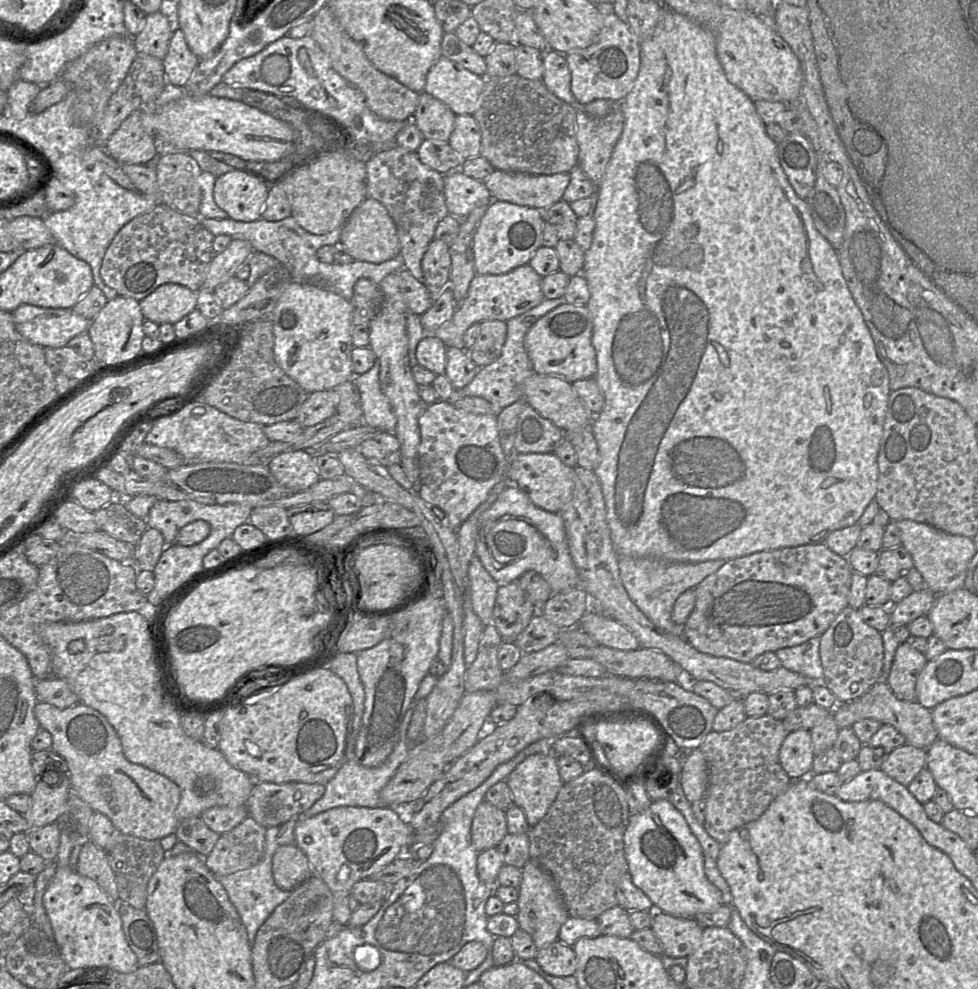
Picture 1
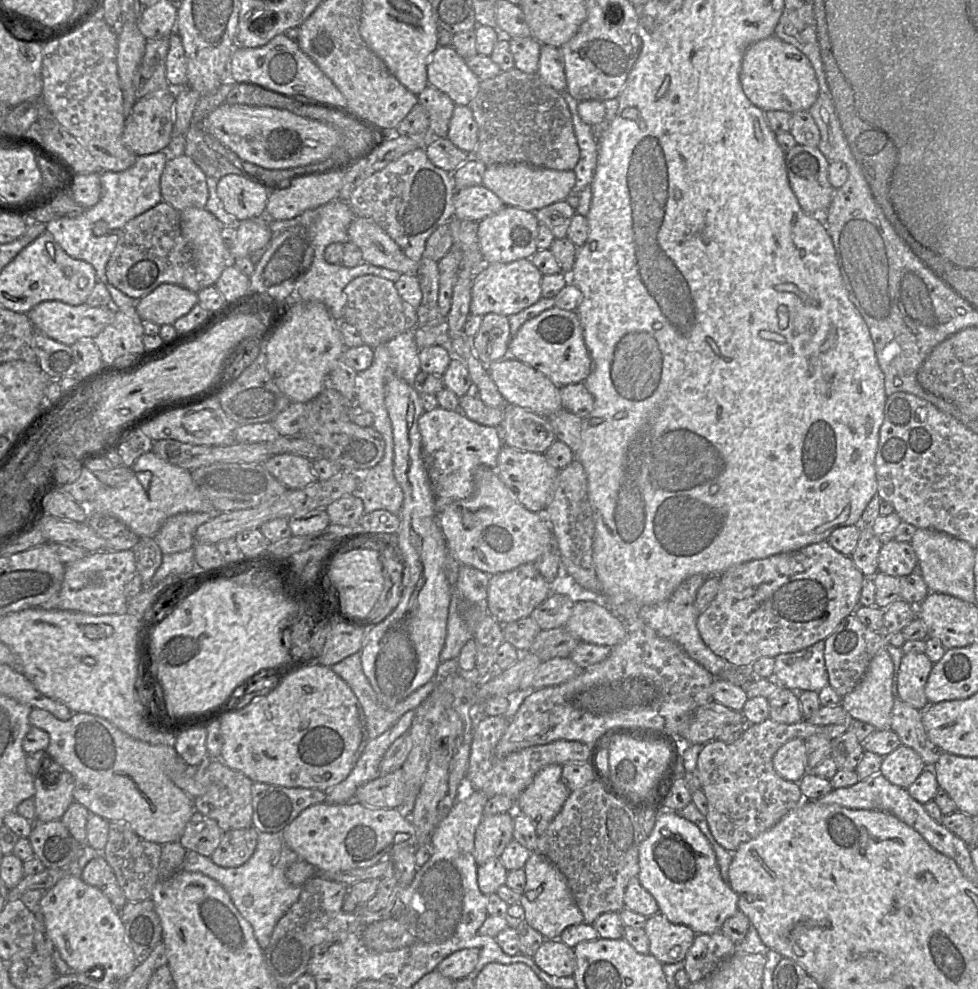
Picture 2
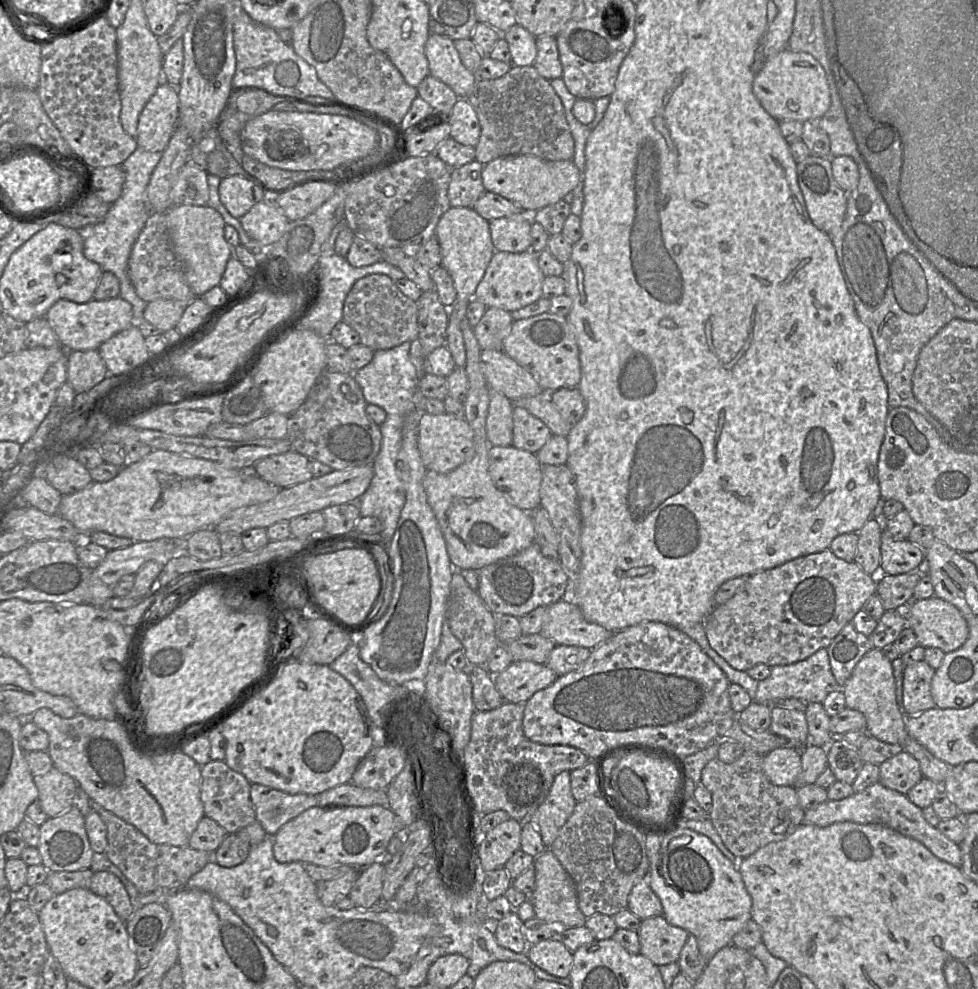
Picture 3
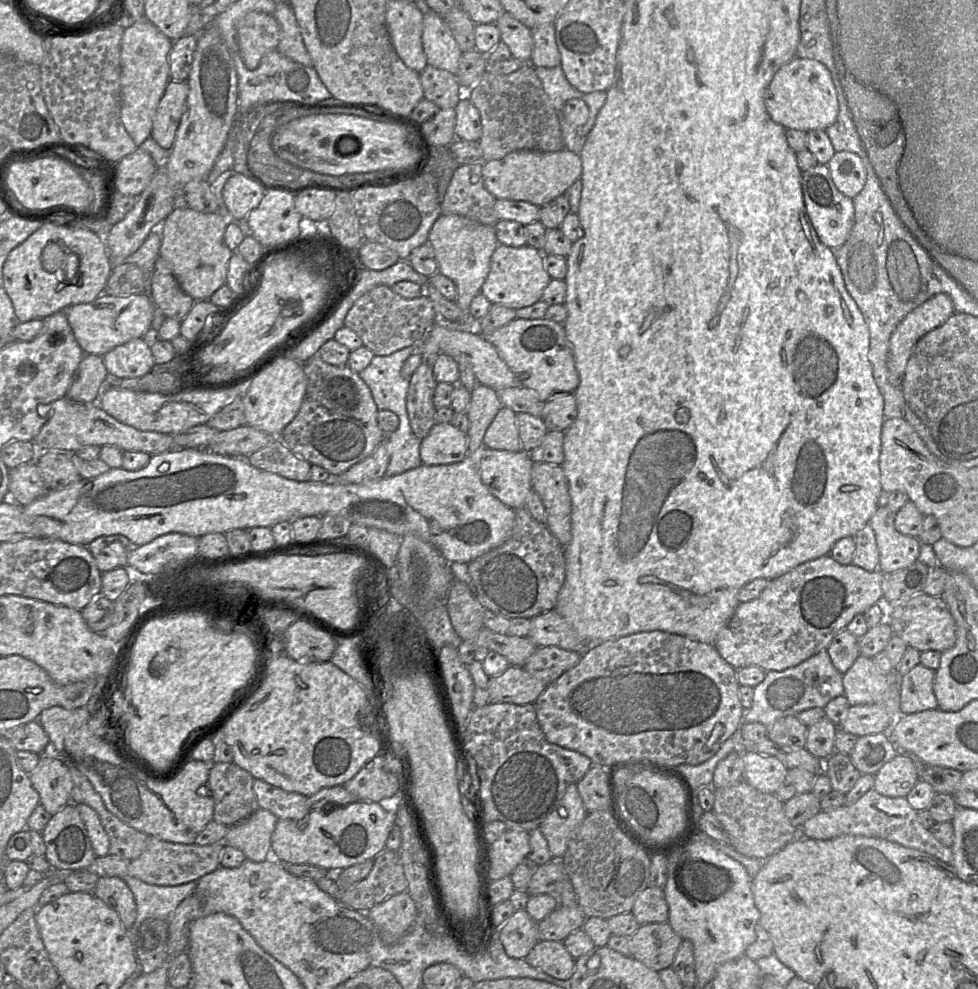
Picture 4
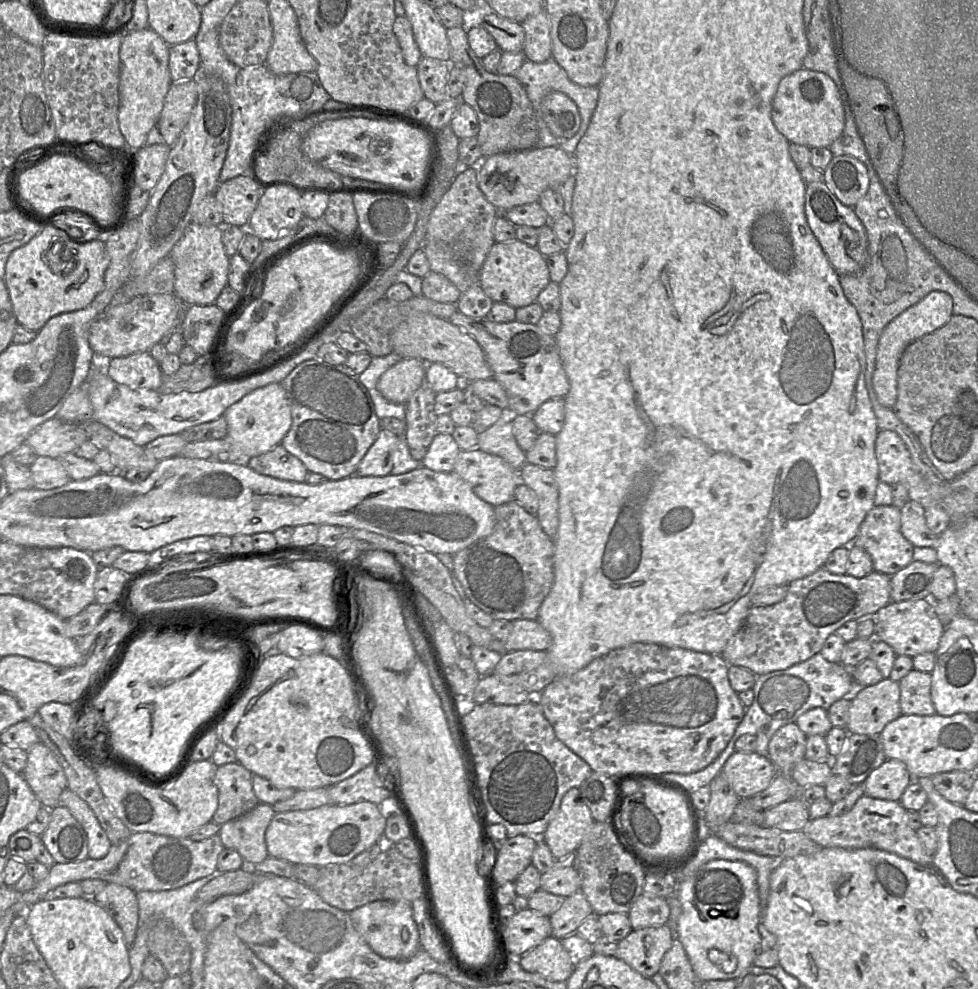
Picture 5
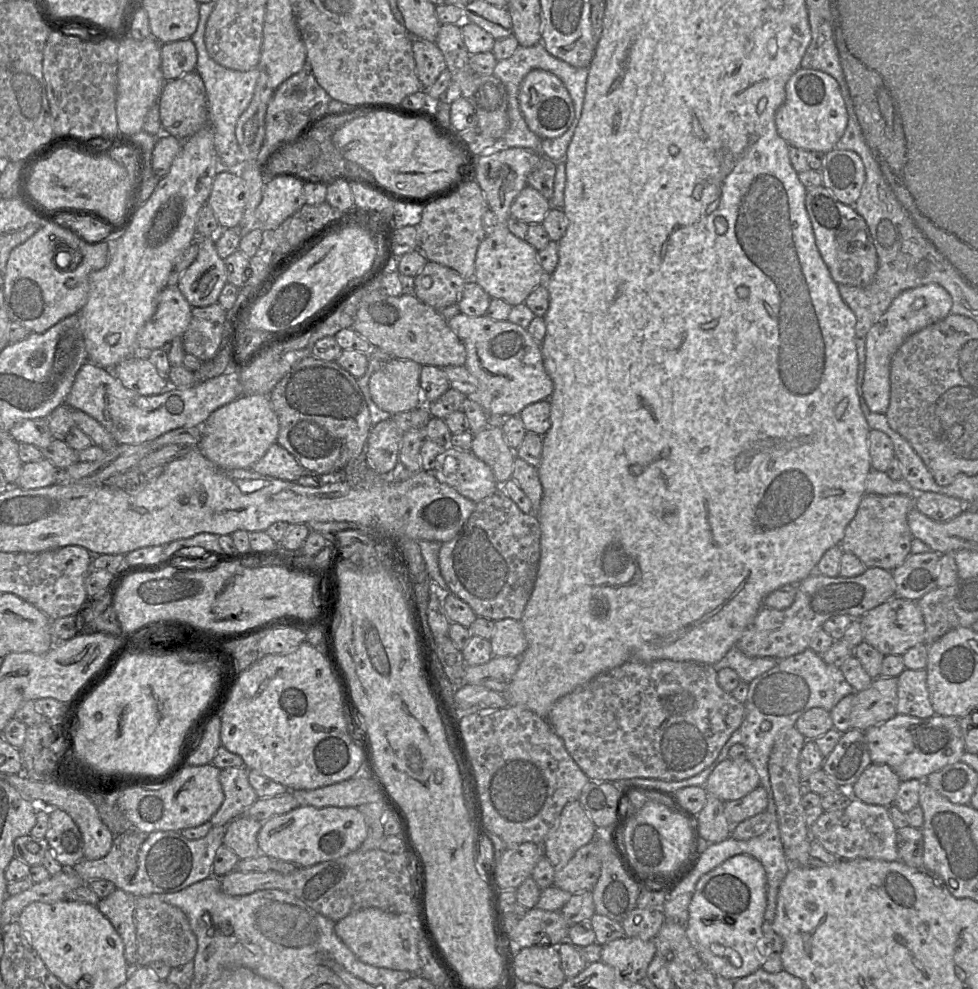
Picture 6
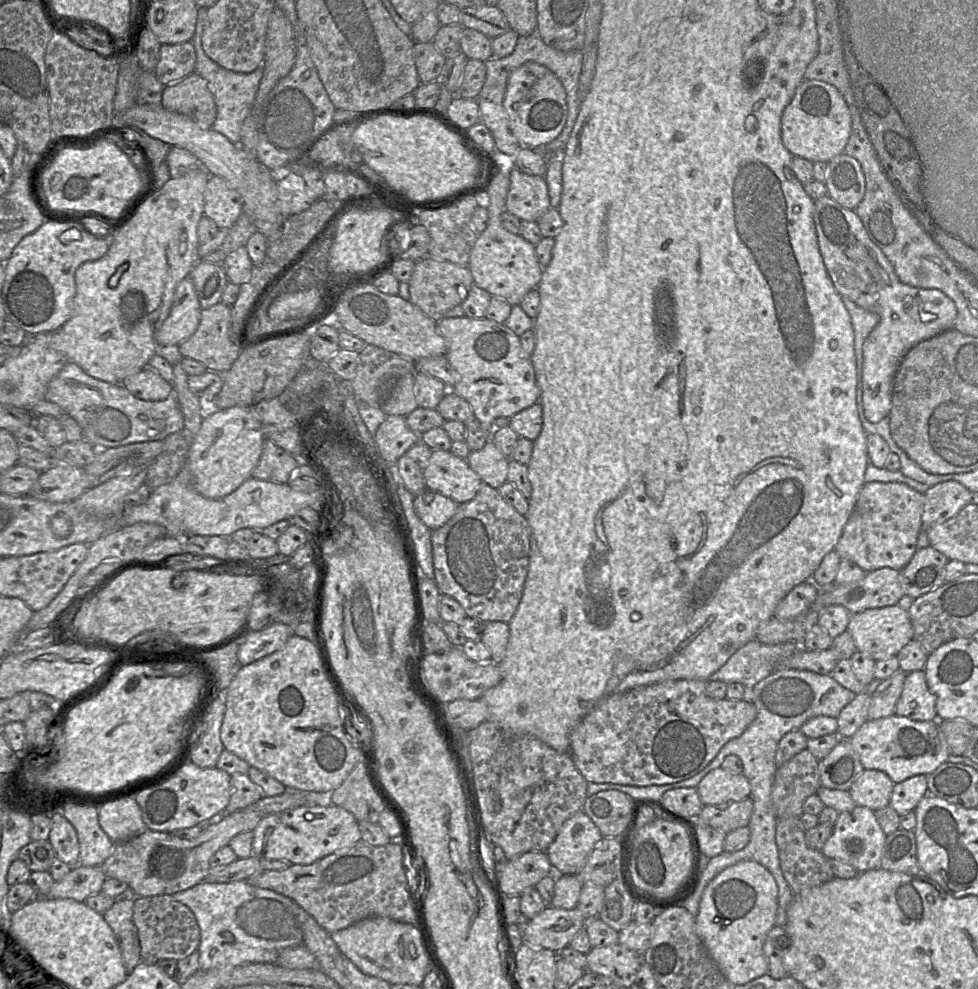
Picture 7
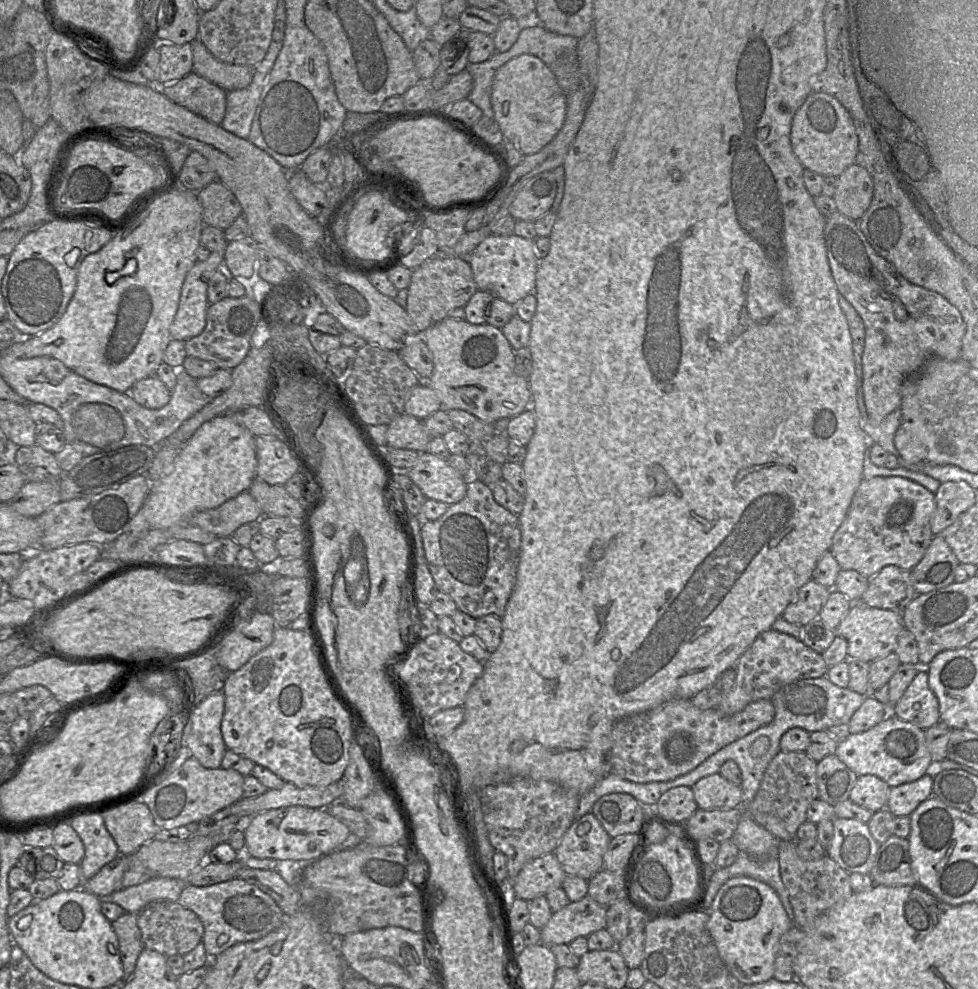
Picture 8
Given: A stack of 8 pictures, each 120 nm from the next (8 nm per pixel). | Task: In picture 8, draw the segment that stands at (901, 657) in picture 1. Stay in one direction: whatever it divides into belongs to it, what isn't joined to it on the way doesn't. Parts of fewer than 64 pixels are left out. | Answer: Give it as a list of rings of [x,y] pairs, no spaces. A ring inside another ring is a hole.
[[[921,667],[893,706],[893,715],[926,730],[940,721],[938,698],[929,687],[927,667]]]

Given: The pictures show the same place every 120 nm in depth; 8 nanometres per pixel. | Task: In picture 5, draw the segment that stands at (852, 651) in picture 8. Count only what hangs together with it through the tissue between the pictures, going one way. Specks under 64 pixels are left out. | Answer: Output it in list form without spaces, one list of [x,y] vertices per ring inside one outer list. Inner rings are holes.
[[[931,598],[889,601],[874,615],[876,640],[886,642],[897,655],[911,658],[918,654],[932,652],[938,649],[945,626],[939,620],[933,608]]]

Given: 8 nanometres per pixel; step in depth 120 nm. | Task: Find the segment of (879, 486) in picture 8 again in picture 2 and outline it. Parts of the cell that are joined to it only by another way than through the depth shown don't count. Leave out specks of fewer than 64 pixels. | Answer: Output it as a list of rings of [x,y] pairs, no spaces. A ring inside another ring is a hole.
[[[894,539],[881,544],[878,555],[878,571],[896,577],[910,575],[918,560],[910,543]]]

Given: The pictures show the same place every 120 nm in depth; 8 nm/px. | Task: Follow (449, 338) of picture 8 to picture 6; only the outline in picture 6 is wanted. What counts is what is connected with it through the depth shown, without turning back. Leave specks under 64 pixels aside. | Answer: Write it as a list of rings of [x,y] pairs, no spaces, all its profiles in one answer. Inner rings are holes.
[[[462,313],[447,323],[465,347],[464,366],[478,382],[476,392],[467,398],[476,401],[487,415],[517,416],[526,406],[550,398],[553,383],[544,369],[541,343],[535,341],[525,328],[508,320]]]

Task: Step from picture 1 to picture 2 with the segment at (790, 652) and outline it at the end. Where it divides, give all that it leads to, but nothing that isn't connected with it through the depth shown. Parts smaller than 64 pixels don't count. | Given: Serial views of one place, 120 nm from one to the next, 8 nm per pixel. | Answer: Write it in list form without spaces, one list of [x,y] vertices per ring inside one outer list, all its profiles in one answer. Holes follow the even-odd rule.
[[[825,642],[793,653],[780,654],[774,658],[773,677],[780,687],[794,692],[820,692],[829,686],[824,660]]]

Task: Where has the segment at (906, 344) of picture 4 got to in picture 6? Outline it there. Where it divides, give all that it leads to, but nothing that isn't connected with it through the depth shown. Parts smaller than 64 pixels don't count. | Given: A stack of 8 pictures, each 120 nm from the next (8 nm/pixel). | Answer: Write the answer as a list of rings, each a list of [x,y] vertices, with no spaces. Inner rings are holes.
[[[926,284],[901,292],[890,304],[866,336],[866,358],[863,396],[873,412],[885,414],[890,403],[891,361],[901,344],[912,334],[934,324],[951,313],[952,298],[938,284]]]

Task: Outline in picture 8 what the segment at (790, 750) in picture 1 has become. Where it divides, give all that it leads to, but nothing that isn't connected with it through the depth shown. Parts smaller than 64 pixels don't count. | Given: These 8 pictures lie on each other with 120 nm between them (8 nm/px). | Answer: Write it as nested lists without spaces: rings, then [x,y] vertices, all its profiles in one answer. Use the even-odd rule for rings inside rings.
[[[720,773],[708,775],[698,780],[692,787],[699,809],[733,809],[742,807],[742,788]]]

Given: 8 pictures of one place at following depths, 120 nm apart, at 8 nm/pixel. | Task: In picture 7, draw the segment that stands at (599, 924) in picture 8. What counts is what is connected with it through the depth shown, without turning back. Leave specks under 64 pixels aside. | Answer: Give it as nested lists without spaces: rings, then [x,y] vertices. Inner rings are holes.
[[[547,906],[529,920],[522,939],[535,948],[559,953],[569,946],[579,930],[585,928],[586,920],[578,908],[565,910]]]

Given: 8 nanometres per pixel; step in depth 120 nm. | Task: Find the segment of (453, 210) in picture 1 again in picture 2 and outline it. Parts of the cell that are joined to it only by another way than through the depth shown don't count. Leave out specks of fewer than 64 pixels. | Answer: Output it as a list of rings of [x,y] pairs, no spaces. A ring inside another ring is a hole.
[[[482,184],[456,189],[453,196],[454,217],[479,222],[500,211],[505,205]]]

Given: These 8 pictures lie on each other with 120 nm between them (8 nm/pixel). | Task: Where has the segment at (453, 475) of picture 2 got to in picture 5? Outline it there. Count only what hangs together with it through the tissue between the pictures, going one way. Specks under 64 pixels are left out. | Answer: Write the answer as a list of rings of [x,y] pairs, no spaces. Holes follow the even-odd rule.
[[[437,433],[421,463],[436,472],[452,472],[459,452],[451,434]]]

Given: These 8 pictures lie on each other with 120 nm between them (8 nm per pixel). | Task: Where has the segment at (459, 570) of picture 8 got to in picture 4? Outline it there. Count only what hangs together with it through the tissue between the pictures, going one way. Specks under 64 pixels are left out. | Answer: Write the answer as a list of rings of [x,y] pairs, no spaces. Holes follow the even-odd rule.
[[[525,506],[513,510],[515,523],[506,541],[467,565],[482,606],[507,619],[531,619],[556,607],[566,575],[565,552],[547,526],[536,521]]]

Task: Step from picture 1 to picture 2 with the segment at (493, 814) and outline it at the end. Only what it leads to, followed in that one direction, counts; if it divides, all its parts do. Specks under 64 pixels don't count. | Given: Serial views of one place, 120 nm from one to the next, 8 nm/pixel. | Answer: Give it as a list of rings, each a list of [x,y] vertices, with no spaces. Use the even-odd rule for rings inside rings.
[[[513,812],[484,816],[474,840],[475,860],[478,866],[492,858],[500,858],[506,846],[514,839]]]

